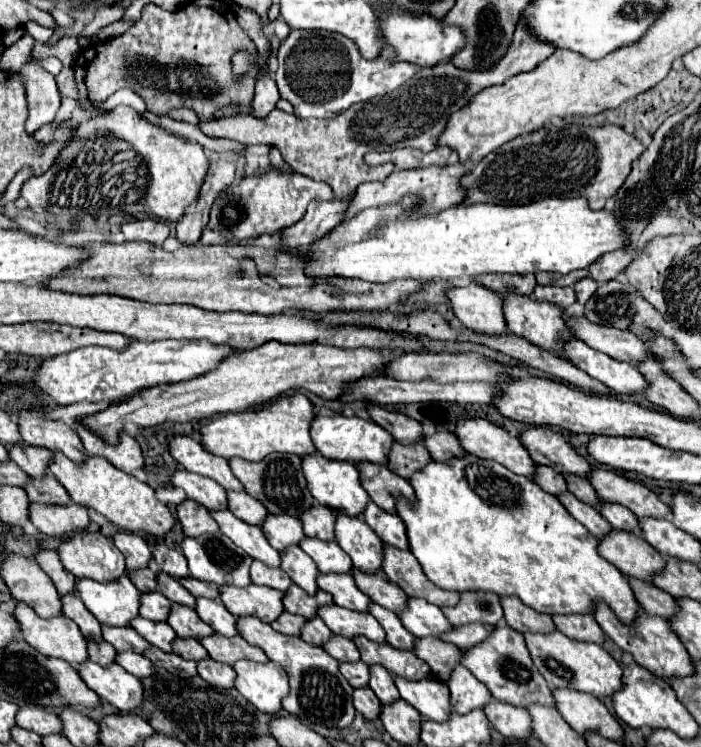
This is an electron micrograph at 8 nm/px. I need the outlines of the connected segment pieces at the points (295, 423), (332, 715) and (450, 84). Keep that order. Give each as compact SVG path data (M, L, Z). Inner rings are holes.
M300 392L290 396L280 396L270 406L260 406L244 412L228 412L224 416L214 418L206 426L200 428L202 446L216 456L226 460L242 458L248 462L260 462L272 452L288 452L298 456L316 454L316 448L310 438L310 424L316 418L314 404Z
M254 616L238 618L238 630L240 630L240 636L248 644L262 648L264 654L272 662L282 664L282 668L286 670L286 674L290 678L290 694L284 698L282 706L288 714L298 716L302 722L322 724L328 728L346 728L352 724L352 720L356 718L356 708L352 704L354 688L340 674L338 660L328 656L328 652L324 652L324 648L312 646L294 636L280 634L270 624L262 622Z
M516 28L514 40L504 58L486 72L466 72L450 62L436 64L436 68L418 70L412 80L396 88L386 96L376 96L368 102L354 104L346 112L332 120L300 120L278 108L274 108L266 120L250 118L222 118L218 122L204 124L204 134L214 138L234 138L244 144L272 144L282 152L282 158L298 172L312 180L330 184L334 198L344 198L356 190L362 182L384 180L392 174L394 166L366 166L366 152L386 152L394 148L416 148L430 152L438 134L444 130L446 120L452 112L460 110L476 92L506 82L510 76L536 68L542 60L552 54L552 44L540 44L532 40L528 28Z

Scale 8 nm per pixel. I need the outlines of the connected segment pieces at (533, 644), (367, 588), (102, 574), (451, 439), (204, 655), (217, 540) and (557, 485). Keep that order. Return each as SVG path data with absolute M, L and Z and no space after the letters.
M562 632L552 634L524 634L526 646L534 660L534 666L540 670L550 688L572 688L578 692L592 694L596 698L606 698L616 694L624 686L622 666L598 644L576 642Z
M352 568L352 574L356 578L358 588L364 590L364 594L372 602L392 610L394 614L404 612L404 608L408 608L408 596L404 596L404 592L396 584L392 584L392 580L388 580L388 578L382 580L382 572L364 574L364 572Z
M76 532L68 540L60 544L60 560L68 572L72 572L76 578L92 578L96 582L106 582L108 580L118 580L120 576L126 574L126 564L122 552L112 544L110 538L102 536L100 532Z
M438 430L432 436L426 436L424 446L430 450L434 462L450 462L456 456L466 456L464 448L460 448L458 436L444 430Z
M182 638L174 640L174 654L182 656L186 660L194 660L194 662L210 658L208 652L204 652L204 646L198 640L182 640Z
M204 534L204 536L198 536L198 538L184 538L182 552L188 560L190 574L196 580L212 582L212 584L218 584L218 586L232 584L232 586L238 586L238 588L246 588L248 584L252 584L252 580L248 576L252 558L224 534Z
M536 466L536 478L534 482L548 494L554 494L554 496L560 496L568 490L566 486L566 480L564 476L560 476L558 472L554 472L552 468L546 468L546 466Z

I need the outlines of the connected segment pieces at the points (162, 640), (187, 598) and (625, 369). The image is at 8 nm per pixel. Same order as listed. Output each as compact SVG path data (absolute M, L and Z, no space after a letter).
M138 616L132 620L132 628L142 638L146 638L152 646L156 646L164 652L172 652L172 640L176 638L176 632L166 622L152 622L152 620Z
M158 574L158 590L170 600L170 602L176 602L176 604L182 604L182 606L188 606L188 608L196 608L196 598L172 576L166 576L166 574Z
M568 340L564 346L564 356L592 378L604 382L612 392L644 394L648 390L648 382L640 370L628 362L618 362L604 352L592 350L582 340Z

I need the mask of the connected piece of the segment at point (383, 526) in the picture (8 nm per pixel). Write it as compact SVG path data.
M370 502L364 510L364 520L368 522L368 526L372 526L372 530L388 544L400 550L408 550L408 538L406 538L406 528L404 522L400 520L400 516L396 514L388 514L382 508L378 508L374 502Z

